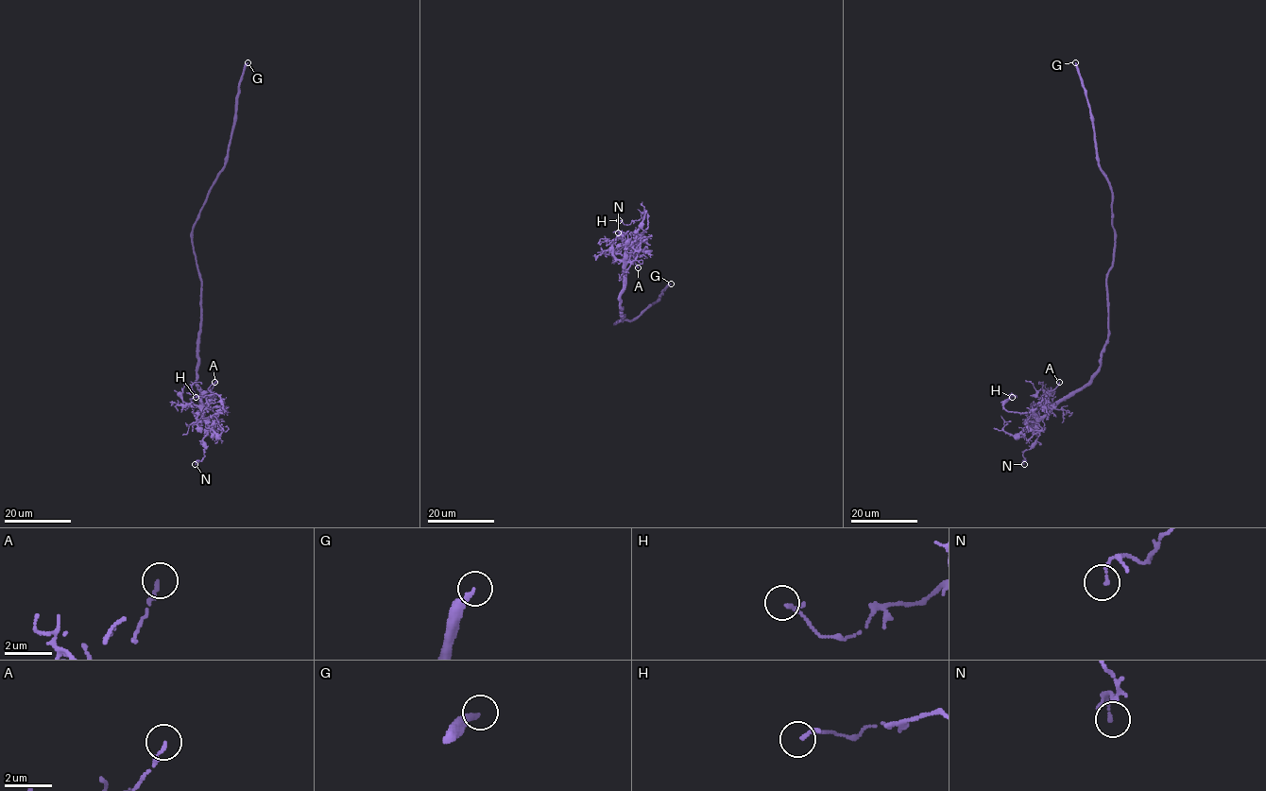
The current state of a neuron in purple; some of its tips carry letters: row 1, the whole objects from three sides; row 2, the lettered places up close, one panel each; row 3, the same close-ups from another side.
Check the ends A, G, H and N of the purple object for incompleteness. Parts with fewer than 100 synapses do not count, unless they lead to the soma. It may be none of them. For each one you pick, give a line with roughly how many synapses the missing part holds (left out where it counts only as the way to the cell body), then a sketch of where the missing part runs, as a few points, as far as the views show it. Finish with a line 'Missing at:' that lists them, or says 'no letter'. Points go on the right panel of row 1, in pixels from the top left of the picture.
G: 300 syn | (1075, 62), (1060, 45), (1031, 44), (875, 96), (854, 96), (858, 85), (867, 94), (846, 101)
Missing at: G

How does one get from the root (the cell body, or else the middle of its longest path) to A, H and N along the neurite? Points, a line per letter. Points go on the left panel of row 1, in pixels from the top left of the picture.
A: (200, 287), (197, 386), (202, 404), (201, 398), (214, 382)
H: (200, 287), (197, 365), (199, 409), (206, 418), (224, 412), (223, 403), (216, 394), (196, 397)
N: (200, 287), (197, 386), (207, 435), (202, 439), (204, 457), (195, 464)

